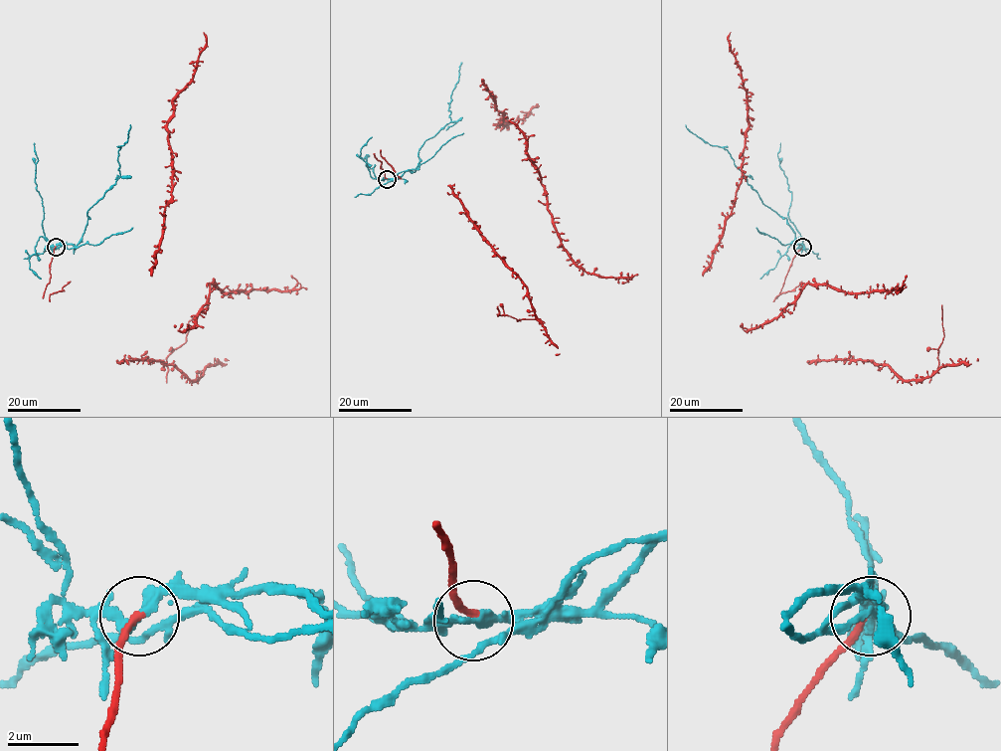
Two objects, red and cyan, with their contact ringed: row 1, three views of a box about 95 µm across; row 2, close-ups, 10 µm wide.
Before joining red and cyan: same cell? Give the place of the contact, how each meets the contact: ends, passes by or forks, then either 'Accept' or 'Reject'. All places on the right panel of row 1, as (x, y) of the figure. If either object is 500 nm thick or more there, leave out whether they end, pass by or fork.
Place: (802, 247). At the ring red ends. At the ring cyan passes by. Reject

